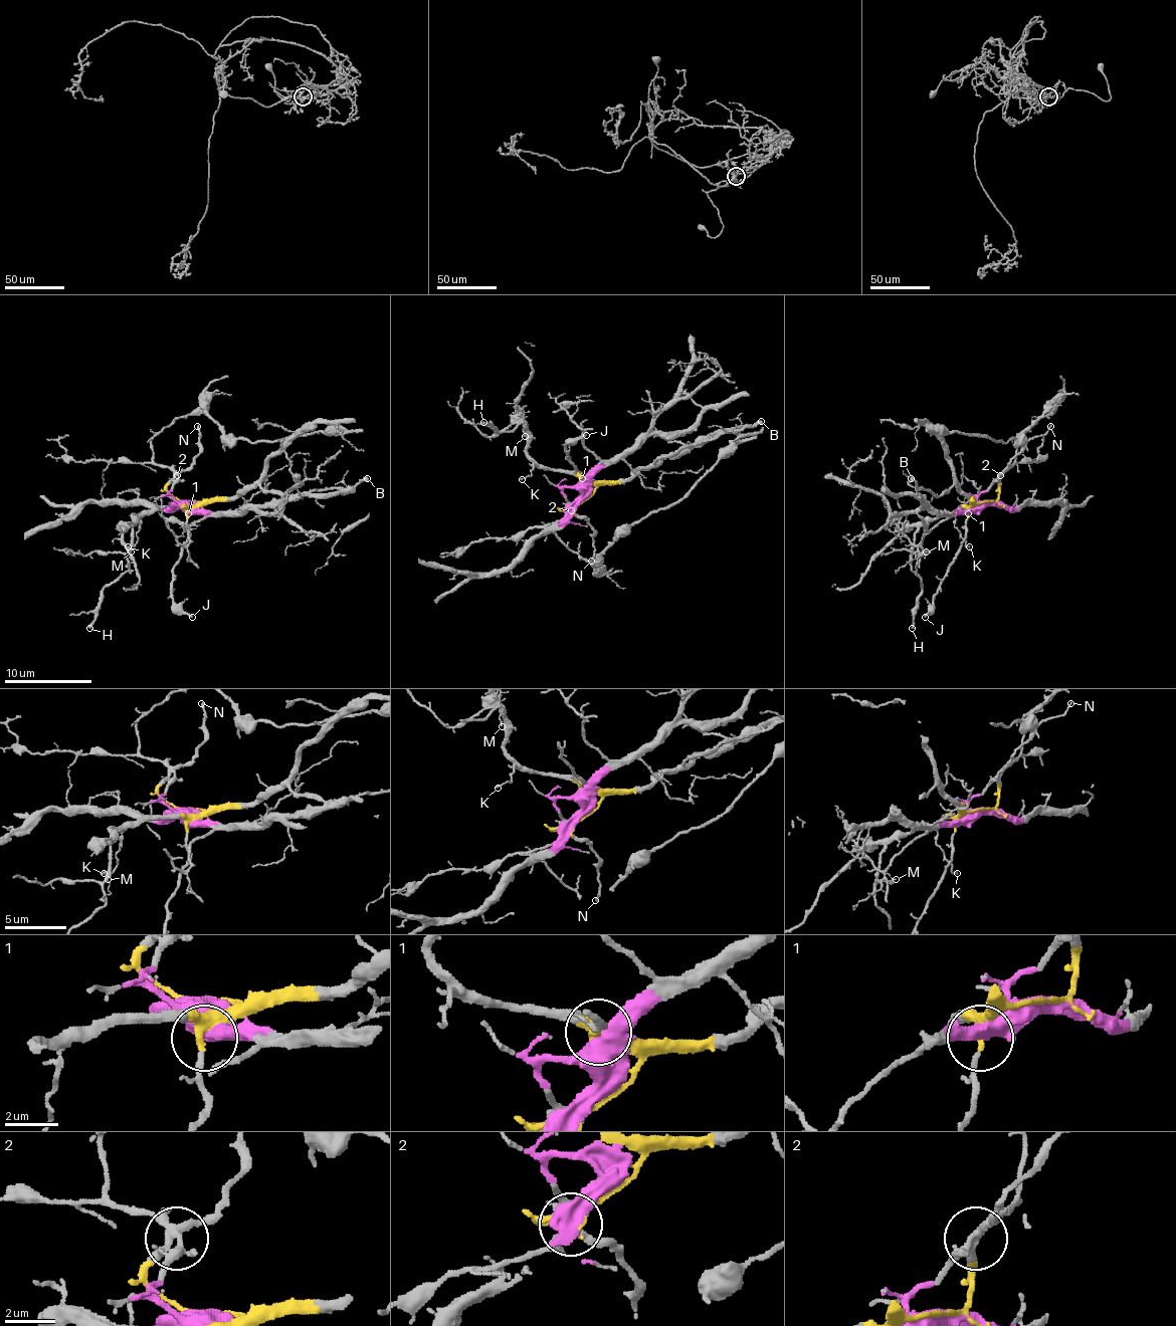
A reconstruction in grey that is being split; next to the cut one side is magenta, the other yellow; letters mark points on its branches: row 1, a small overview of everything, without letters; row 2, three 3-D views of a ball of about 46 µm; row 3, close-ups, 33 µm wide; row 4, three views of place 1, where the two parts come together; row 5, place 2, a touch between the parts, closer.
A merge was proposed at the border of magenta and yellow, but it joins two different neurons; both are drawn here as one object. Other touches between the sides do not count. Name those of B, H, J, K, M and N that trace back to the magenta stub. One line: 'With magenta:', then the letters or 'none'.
With magenta: none

